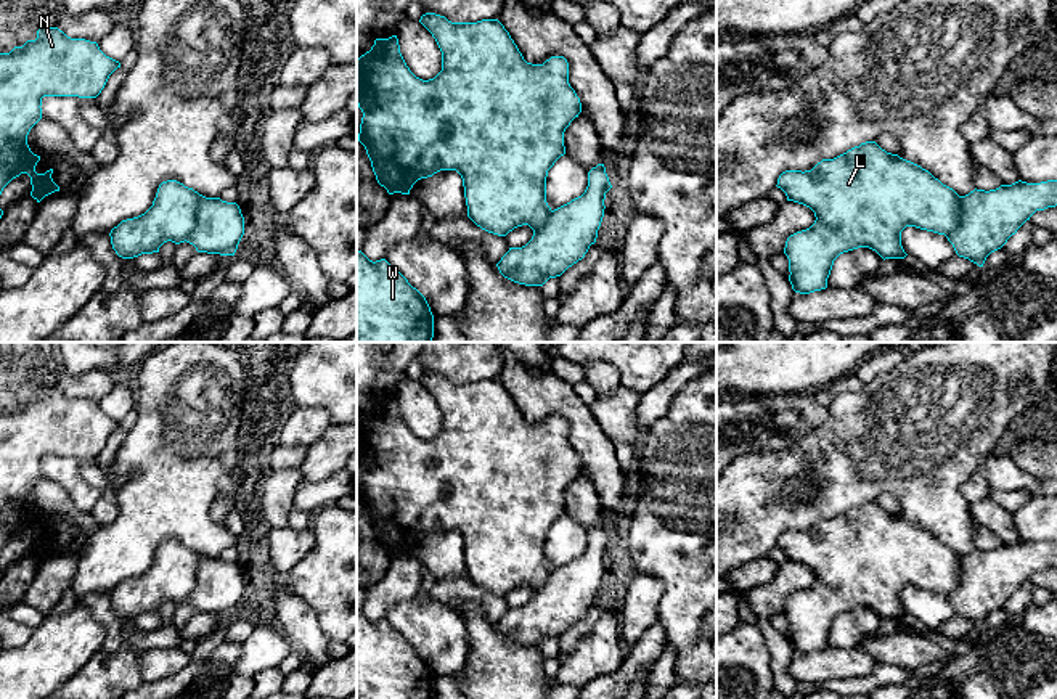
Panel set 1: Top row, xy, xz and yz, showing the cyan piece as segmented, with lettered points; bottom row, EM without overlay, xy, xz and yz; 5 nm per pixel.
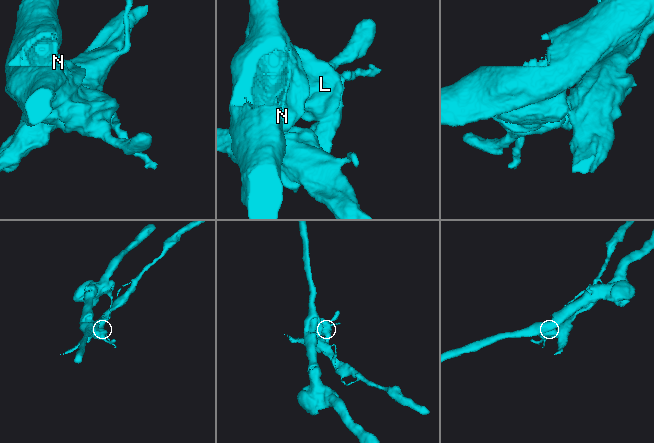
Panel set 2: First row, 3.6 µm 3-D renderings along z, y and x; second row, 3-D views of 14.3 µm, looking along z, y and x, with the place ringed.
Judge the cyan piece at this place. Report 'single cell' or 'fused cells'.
single cell

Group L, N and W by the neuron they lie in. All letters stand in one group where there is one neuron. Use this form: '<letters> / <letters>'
L N W

